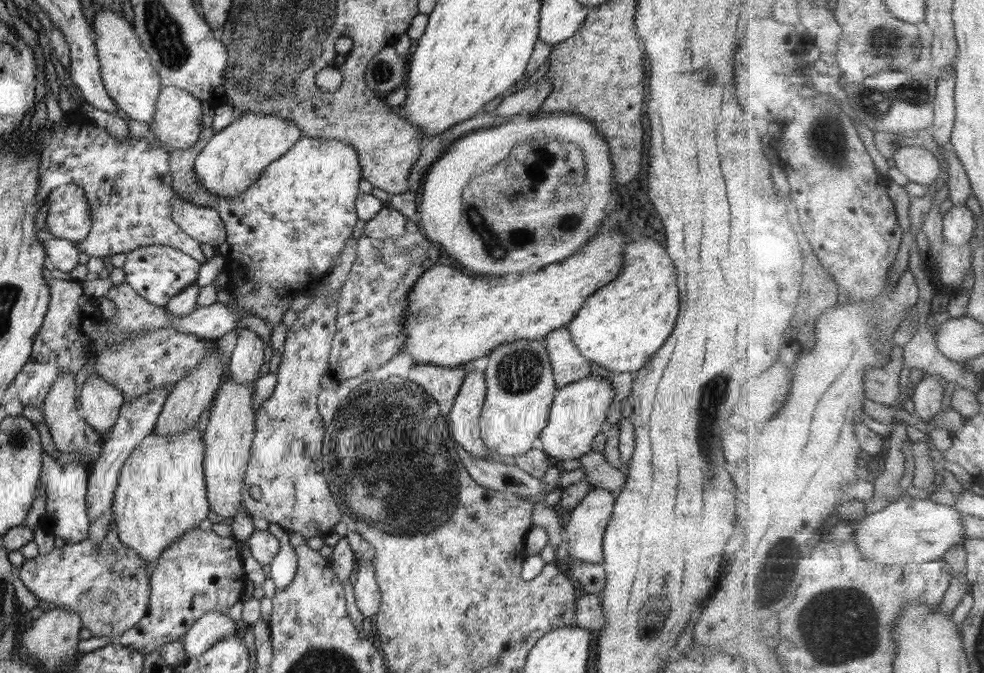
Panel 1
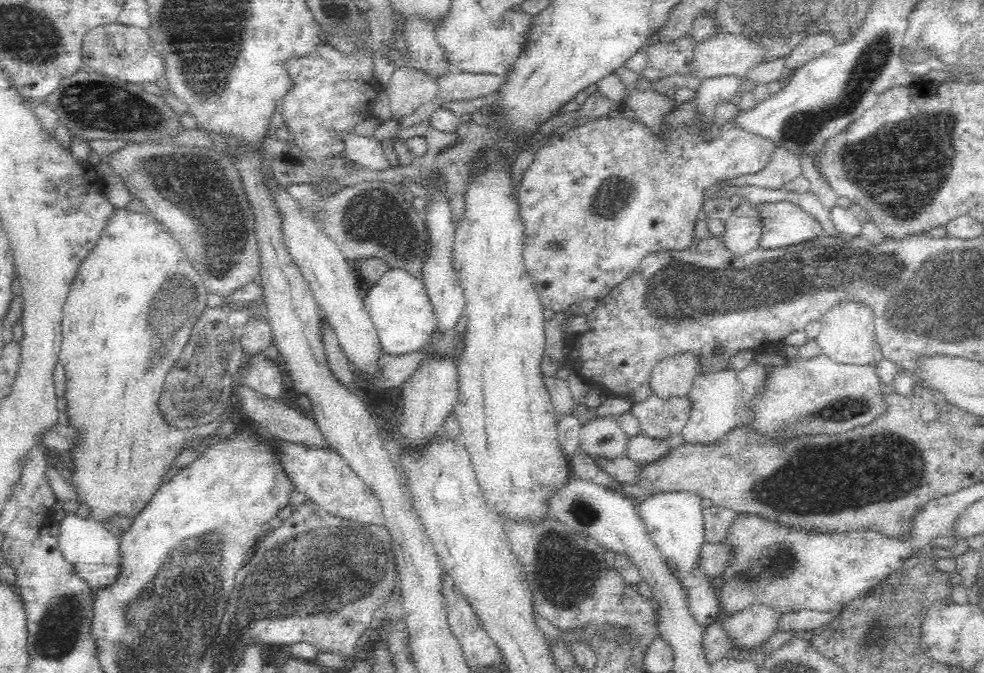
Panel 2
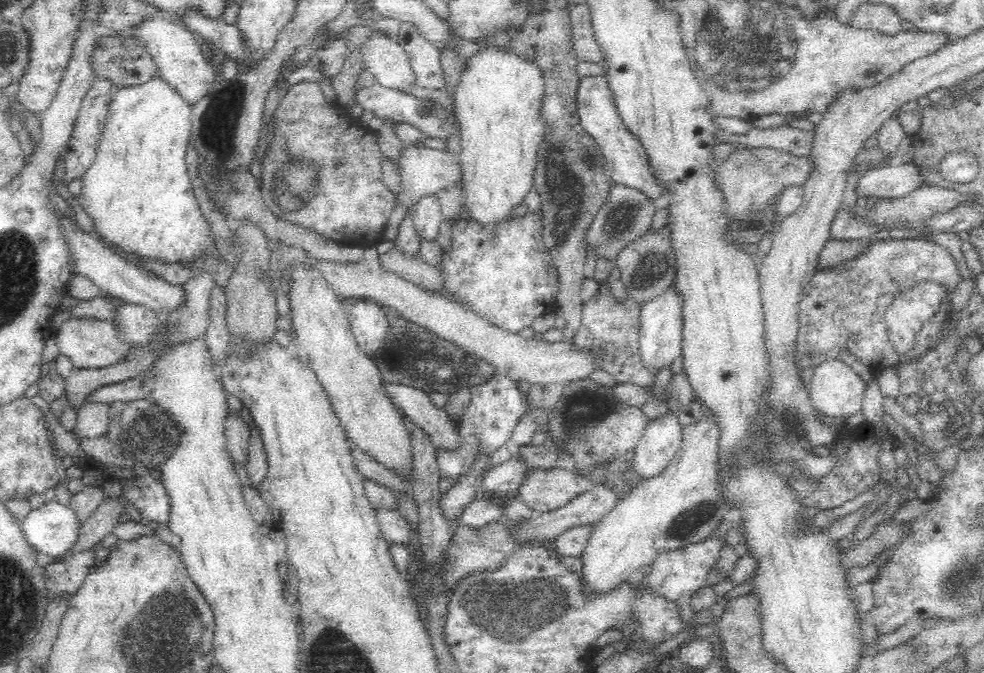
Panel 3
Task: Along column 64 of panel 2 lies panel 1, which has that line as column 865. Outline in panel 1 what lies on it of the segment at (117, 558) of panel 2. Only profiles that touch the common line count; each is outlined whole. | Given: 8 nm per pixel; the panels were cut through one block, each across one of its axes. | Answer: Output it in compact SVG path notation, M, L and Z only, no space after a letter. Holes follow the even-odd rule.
M911 495L902 497L882 512L869 514L859 520L854 537L868 560L892 565L937 561L945 558L953 546L968 542L963 513L956 506L946 506Z

